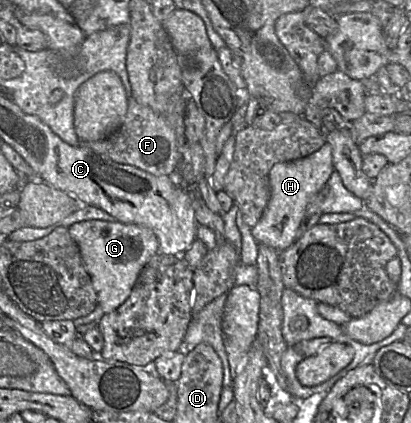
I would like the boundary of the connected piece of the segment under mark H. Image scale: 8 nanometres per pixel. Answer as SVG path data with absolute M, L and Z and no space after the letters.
M327 142L305 158L275 164L269 172L270 199L267 207L258 223L251 228L258 244L268 245L279 252L288 249L298 237L308 205L326 185L333 171L332 149Z

